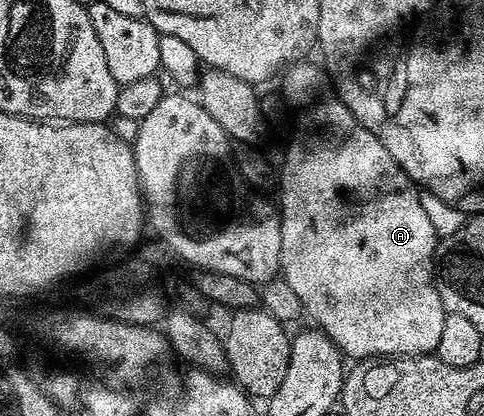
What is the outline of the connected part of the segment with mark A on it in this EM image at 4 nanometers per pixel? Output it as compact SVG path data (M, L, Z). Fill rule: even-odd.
M297 62L288 65L282 73L284 79L284 92L282 96L293 109L304 108L300 112L300 129L284 156L284 169L279 169L278 184L280 180L280 200L278 199L278 211L280 213L280 233L282 234L282 250L280 251L280 276L298 294L304 307L304 316L312 319L317 329L325 332L333 340L337 348L345 357L356 356L357 361L381 356L427 356L435 353L438 342L442 338L442 322L445 318L444 303L436 289L434 279L434 261L436 258L436 246L438 237L434 226L430 222L426 210L422 210L420 201L421 189L411 180L390 158L390 150L350 114L350 110L340 103L333 85L326 79L326 72L319 63Z

